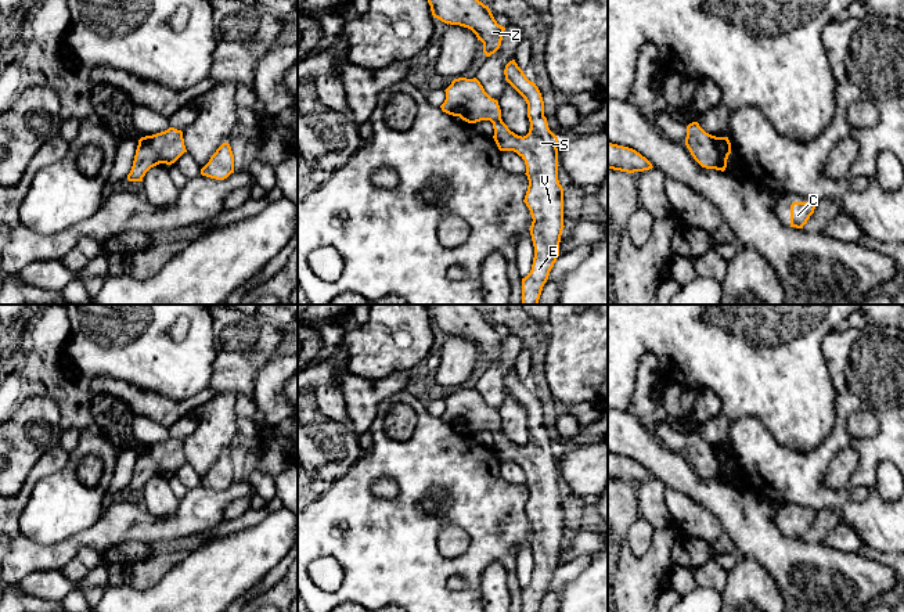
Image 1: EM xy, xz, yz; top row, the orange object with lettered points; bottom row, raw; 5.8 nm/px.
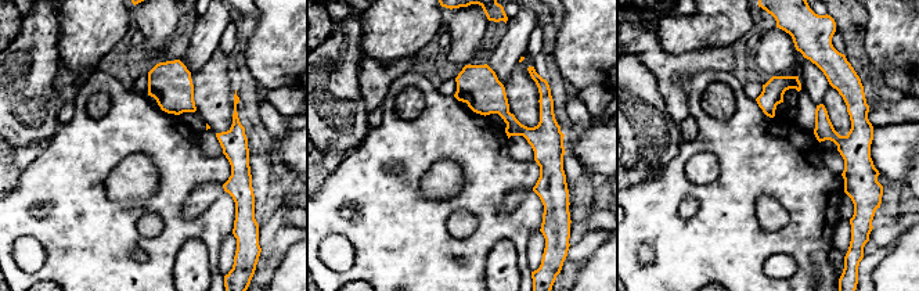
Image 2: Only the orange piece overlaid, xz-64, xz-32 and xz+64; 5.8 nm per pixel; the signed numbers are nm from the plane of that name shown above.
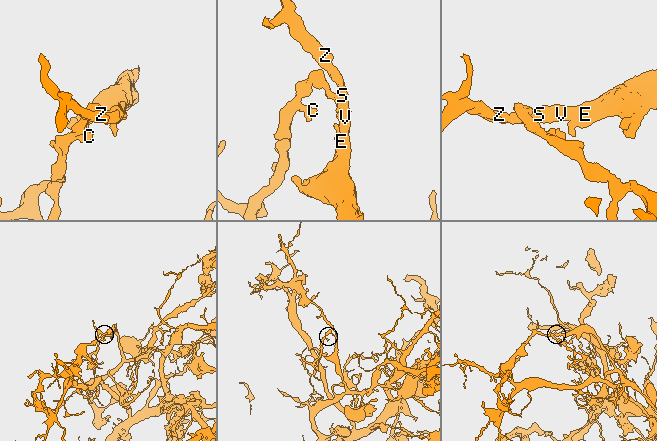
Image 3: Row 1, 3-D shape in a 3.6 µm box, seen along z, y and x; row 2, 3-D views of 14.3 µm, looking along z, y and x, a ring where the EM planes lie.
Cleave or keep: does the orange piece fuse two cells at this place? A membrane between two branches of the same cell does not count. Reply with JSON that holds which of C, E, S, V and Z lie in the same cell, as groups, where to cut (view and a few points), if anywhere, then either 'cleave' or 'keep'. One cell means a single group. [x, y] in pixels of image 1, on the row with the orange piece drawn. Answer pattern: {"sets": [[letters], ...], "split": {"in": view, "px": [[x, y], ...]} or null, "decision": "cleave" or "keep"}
{"sets": [["C"], ["E", "S", "V", "Z"]], "split": {"in": "yz", "px": [[723, 151], [723, 155], [713, 166]]}, "decision": "cleave"}

